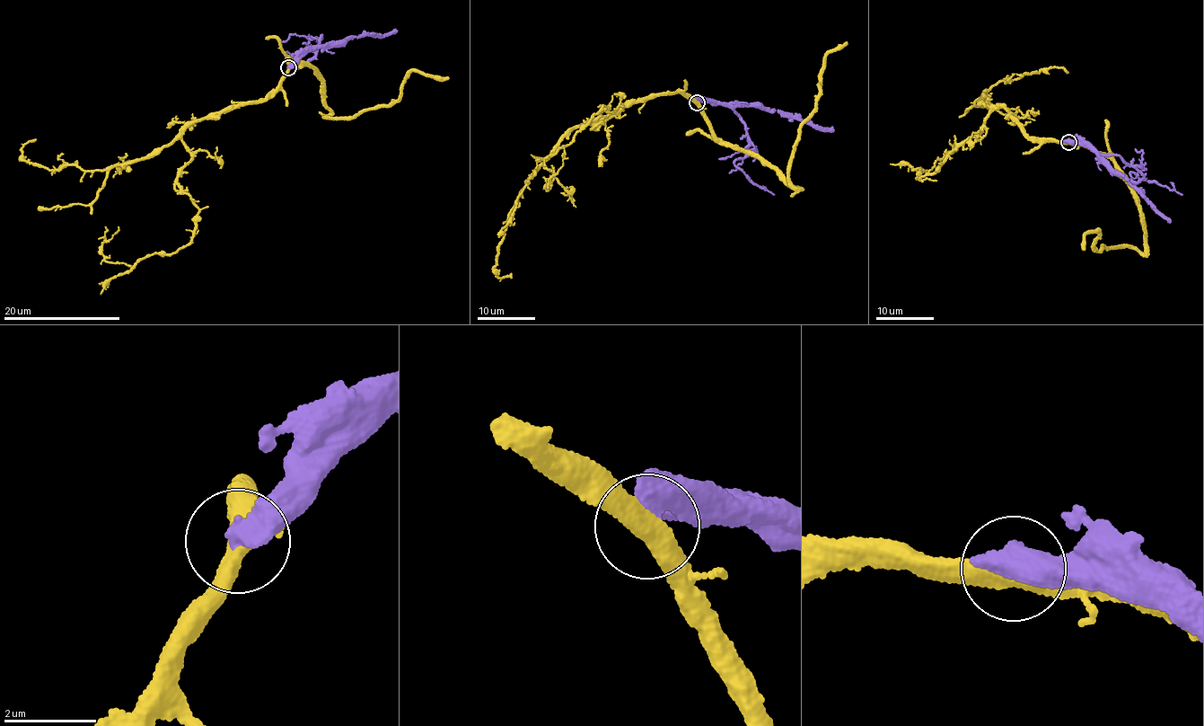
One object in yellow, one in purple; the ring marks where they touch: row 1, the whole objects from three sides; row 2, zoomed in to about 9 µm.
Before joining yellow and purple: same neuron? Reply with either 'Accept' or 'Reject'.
Reject

